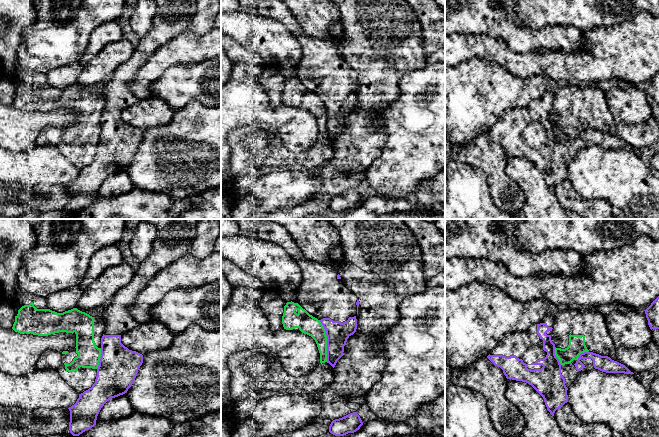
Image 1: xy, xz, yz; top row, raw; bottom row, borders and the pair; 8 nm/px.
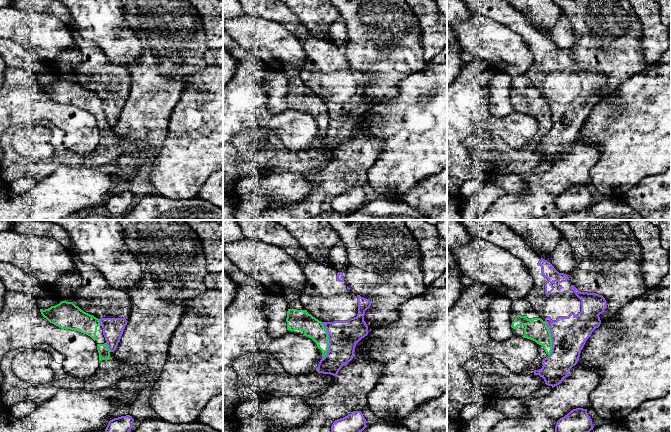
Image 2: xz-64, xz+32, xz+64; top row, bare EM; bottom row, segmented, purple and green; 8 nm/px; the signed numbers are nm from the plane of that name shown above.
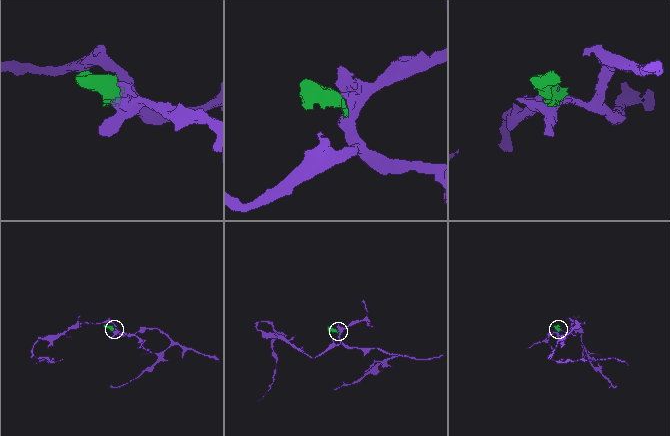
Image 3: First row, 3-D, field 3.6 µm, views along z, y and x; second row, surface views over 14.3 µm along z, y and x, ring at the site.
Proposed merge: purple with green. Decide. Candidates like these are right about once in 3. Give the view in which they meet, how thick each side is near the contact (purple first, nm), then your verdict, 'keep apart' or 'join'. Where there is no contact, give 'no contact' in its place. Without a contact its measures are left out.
meets purple in xz; 180 nm thick on the purple side, 160 nm on the other; keep apart

